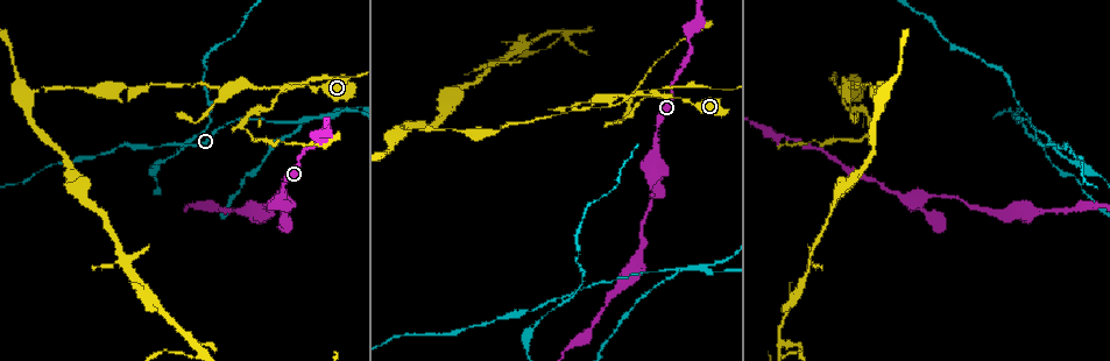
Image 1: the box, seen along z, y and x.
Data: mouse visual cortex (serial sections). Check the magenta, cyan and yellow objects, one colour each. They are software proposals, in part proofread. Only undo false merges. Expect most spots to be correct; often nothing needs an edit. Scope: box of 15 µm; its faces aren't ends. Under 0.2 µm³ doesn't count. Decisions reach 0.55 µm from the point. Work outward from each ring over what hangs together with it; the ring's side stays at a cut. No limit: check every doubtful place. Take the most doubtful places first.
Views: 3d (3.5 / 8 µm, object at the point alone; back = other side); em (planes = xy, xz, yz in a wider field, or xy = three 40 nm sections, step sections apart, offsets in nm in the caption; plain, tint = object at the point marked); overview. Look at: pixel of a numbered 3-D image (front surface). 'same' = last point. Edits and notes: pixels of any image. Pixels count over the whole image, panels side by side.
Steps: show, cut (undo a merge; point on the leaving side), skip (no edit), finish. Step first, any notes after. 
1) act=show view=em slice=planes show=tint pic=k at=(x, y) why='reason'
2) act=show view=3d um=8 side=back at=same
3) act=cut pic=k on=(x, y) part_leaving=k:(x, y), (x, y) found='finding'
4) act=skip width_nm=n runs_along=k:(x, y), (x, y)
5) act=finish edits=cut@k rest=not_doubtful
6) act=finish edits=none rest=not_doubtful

act=show view=3d um=8 pic=1 at=(657, 97) why='four arms meet'

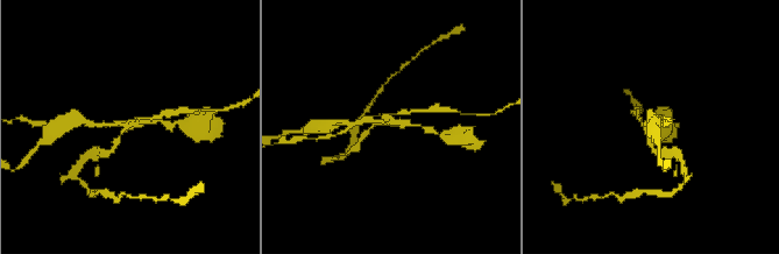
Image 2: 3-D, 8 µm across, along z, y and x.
act=show view=em slice=xy step=1 show=tint pic=2 at=(132, 123) arms=4 arm_widths_nm=100,150,150,150

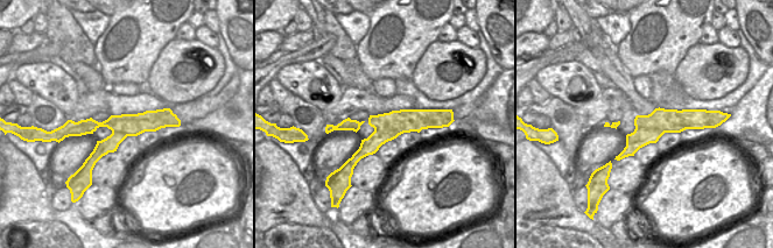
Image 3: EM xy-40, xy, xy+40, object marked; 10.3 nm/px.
act=skip runs_along=3:(174, 119), (99, 124), (74, 133) found='continuous, no second cell'

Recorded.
act=show view=3d um=3.5 pic=1 at=(302, 120) why='three-way junction'

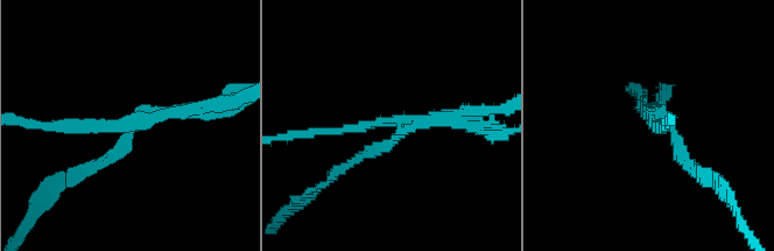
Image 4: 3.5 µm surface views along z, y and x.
act=show view=em slice=xy step=2 show=tint pic=4 at=(394, 119) arms=3 arm_widths_nm=150,200,200

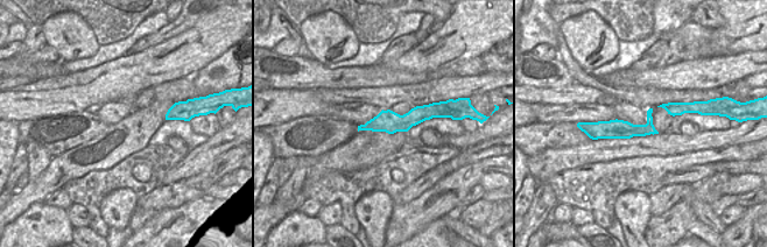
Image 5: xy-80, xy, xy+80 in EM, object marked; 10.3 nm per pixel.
act=cut pic=4 on=(120, 154) part_leaving=4:(399, 131), (328, 181) found='a second cell is stuck on'

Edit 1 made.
act=show view=3d um=3.5 pic=1 at=(252, 86) why='branch point'

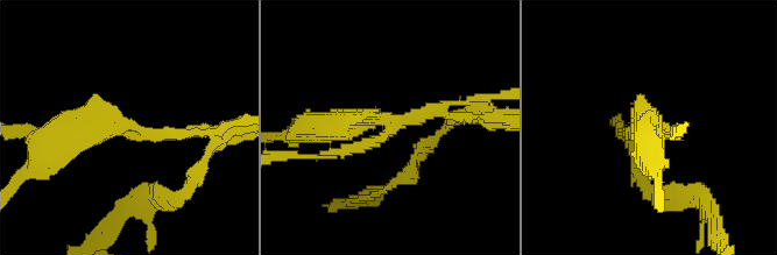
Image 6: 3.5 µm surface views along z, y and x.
act=show view=em slice=xy step=2 show=tint pic=6 at=(398, 119) arms=3 arm_widths_nm=100,150,350 why='now the EM'

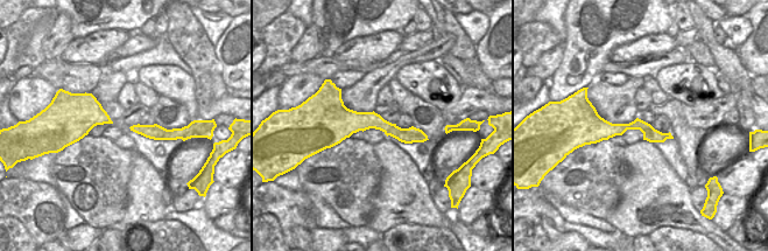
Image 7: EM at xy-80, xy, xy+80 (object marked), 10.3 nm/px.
act=show view=em slice=xy step=1 show=tint at=same why='another direction'

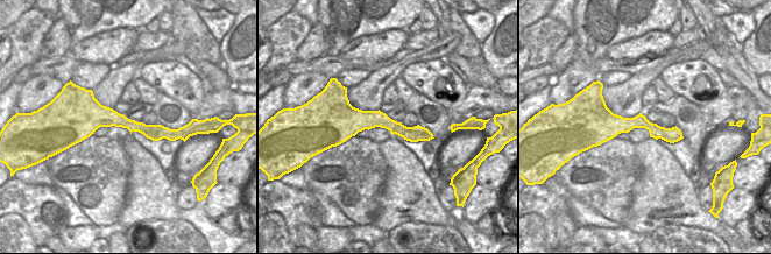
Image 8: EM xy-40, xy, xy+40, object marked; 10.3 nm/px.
act=skip runs_along=6:(465, 115), (437, 106), (380, 140), (326, 151) found='one cell here'

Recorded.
act=show view=3d um=8 side=back pic=1 at=(399, 133) why='a narrow waist'

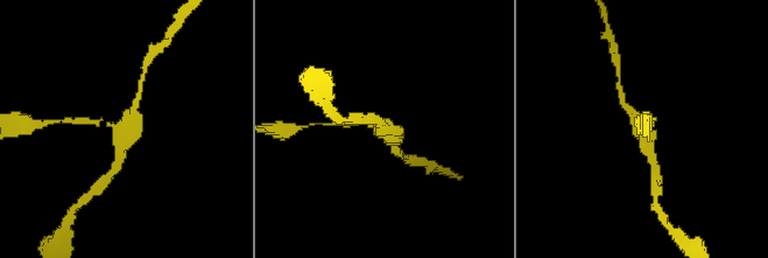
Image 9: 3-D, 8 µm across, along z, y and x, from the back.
act=show view=3d um=3.5 side=back pic=9 at=(121, 133)

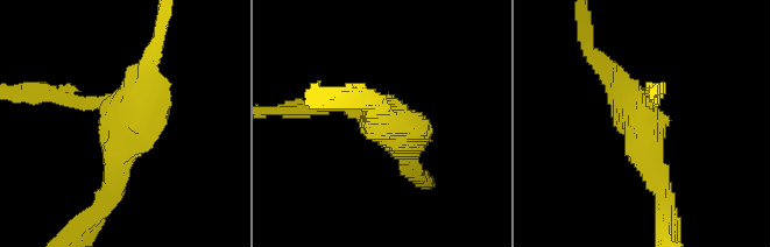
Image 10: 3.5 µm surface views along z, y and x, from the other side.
act=show view=em slice=xy step=1 show=tint pic=10 at=(122, 114) why='need the tissue'

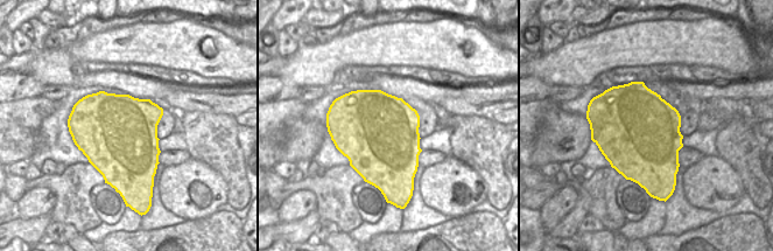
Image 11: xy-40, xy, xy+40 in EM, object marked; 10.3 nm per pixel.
act=skip width_nm=850 runs_along=10:(51, 96), (122, 117), (112, 189) found='one cell here'

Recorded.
act=show view=3d um=8 pic=1 at=(161, 307) why='thick turns thin'

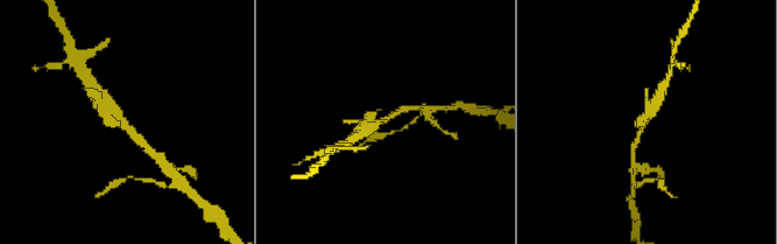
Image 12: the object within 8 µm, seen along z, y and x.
act=show view=em slice=xy step=3 show=tint pic=12 at=(646, 121) arm_widths_nm=150,400 why='now the EM'

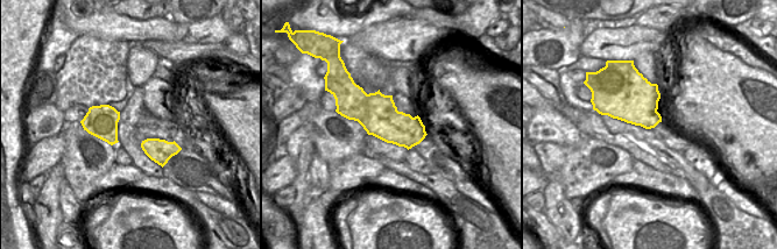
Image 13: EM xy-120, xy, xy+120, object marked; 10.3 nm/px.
act=skip runs_along=12:(97, 98), (103, 107), (143, 145) found='continuous, no second cell'

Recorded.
act=show view=3d um=3.5 side=back pic=1 at=(777, 349) why='three arms meet'

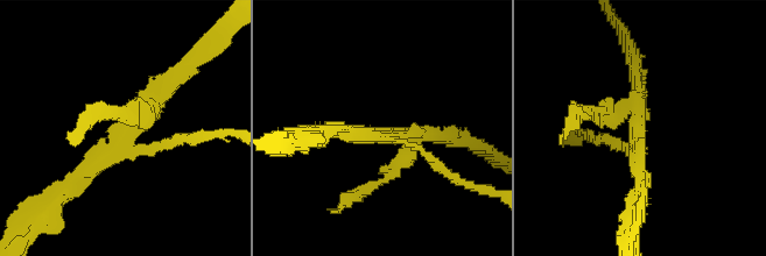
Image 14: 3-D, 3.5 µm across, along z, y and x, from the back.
act=show view=em slice=xy step=3 show=tint pic=14 at=(129, 127)

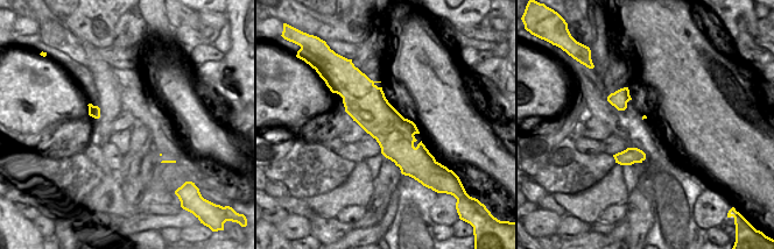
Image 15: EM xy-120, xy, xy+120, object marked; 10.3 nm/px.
act=skip found='all the same cell'

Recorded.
act=finish edits=cut@4 rest=not_doubtful

